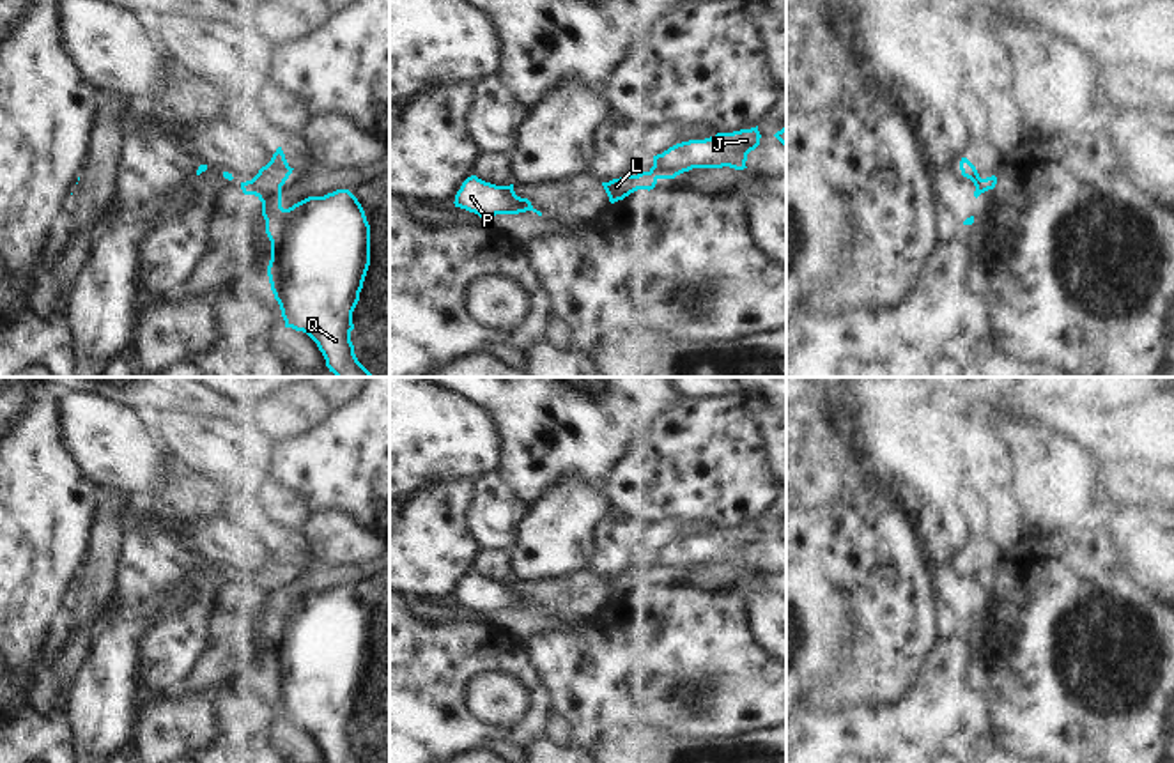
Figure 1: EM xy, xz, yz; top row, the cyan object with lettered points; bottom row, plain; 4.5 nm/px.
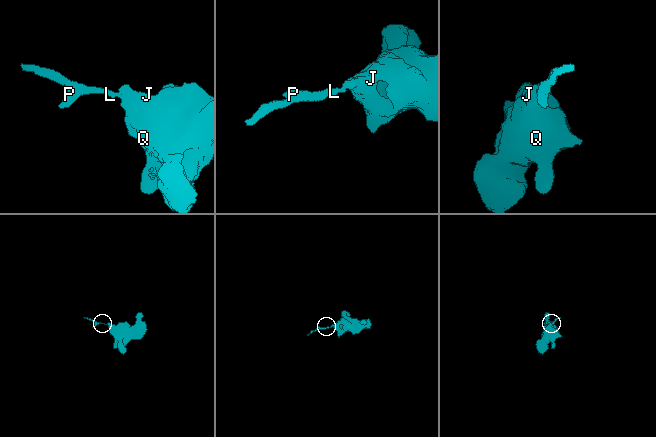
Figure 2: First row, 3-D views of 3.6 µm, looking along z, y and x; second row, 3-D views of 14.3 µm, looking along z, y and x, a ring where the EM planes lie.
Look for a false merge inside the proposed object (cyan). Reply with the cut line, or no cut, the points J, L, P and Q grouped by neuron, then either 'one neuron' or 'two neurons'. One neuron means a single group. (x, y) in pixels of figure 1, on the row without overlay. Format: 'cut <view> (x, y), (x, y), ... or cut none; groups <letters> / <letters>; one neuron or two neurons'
cut yz (981, 576), (980, 588); groups J Q / L P; two neurons

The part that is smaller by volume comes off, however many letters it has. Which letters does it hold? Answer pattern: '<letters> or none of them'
L, P

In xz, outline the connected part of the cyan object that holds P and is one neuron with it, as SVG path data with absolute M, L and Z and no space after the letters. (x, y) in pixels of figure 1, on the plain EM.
M467 574L455 591L455 604L478 611L480 614L492 614L496 611L519 611L526 607L537 607L528 595L521 595L510 582L496 582L478 575Z

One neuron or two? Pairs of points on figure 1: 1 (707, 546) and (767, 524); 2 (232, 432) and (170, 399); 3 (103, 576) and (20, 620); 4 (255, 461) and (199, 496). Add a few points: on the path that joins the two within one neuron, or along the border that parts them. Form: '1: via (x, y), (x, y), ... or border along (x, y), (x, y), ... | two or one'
1: border along (756, 523), (767, 533) | two
2: border along (163, 411), (209, 415), (215, 418), (245, 416) | two
3: border along (71, 592), (61, 622) | two
4: border along (183, 461), (234, 496), (257, 496) | two

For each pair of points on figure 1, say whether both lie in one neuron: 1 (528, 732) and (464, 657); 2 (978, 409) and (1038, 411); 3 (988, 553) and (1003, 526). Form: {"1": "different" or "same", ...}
{"1": "same", "2": "same", "3": "same"}

